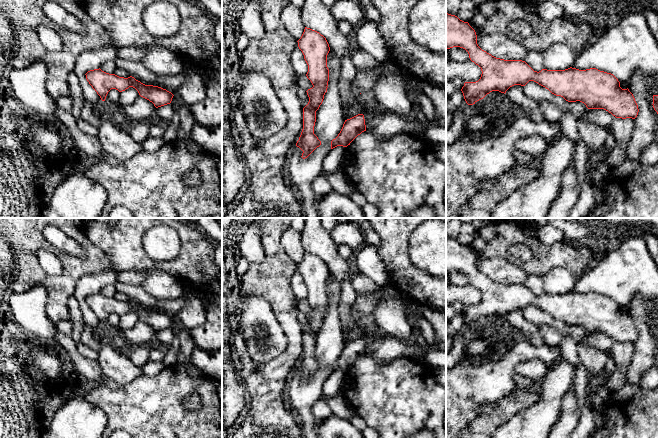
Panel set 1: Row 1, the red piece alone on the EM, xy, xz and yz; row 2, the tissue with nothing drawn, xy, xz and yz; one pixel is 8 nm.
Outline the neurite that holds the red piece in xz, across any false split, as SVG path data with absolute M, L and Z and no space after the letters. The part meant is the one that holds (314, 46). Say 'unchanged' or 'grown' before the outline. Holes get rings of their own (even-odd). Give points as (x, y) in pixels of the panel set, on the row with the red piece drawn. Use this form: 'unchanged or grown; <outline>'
unchanged; M305 27L301 38L297 42L308 65L306 76L313 85L306 91L309 102L303 108L303 129L296 143L296 146L303 151L301 157L305 159L321 145L321 141L314 134L314 126L316 111L322 104L328 88L327 55L330 47L323 35L307 27Z

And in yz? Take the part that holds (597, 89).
unchanged; M446 12L446 49L453 47L465 49L470 60L478 65L482 71L478 81L465 82L461 89L468 105L475 104L492 91L505 94L514 85L525 86L529 81L534 81L548 89L552 94L563 97L568 102L580 101L584 103L588 109L604 109L616 118L622 119L635 119L638 115L639 109L633 94L628 88L622 89L620 82L613 74L596 68L579 70L572 67L565 70L542 69L537 72L525 61L496 58L478 46L476 32L468 22L464 22L457 16Z

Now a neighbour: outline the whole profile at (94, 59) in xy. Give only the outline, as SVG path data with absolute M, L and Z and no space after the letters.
M106 45L98 49L83 52L76 60L73 71L80 80L86 102L90 102L93 106L101 105L103 101L89 84L85 74L90 70L99 69L108 61L115 61L117 58L117 50L118 49L113 45Z

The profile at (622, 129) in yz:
M616 118L611 125L611 131L615 137L617 146L625 152L628 149L632 133L635 126L635 119L632 118Z

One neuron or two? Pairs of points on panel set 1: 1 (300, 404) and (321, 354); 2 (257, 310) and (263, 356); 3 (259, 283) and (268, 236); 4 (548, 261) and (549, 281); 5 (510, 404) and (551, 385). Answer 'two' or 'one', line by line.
1: one
2: one
3: one
4: two
5: two

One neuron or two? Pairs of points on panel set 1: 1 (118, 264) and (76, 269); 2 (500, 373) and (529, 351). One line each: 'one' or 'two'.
1: two
2: one

